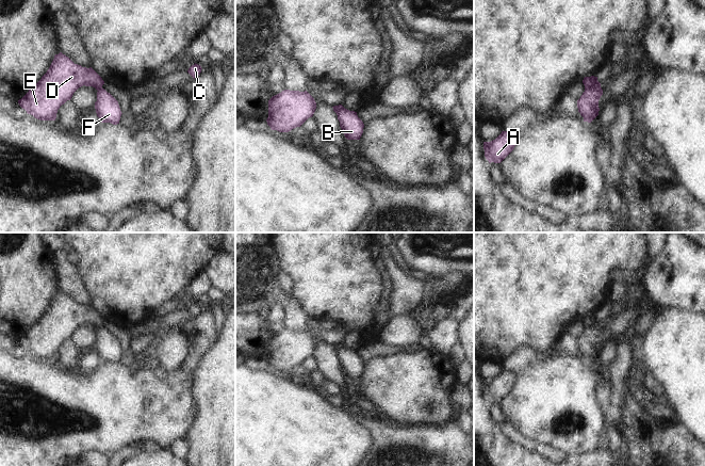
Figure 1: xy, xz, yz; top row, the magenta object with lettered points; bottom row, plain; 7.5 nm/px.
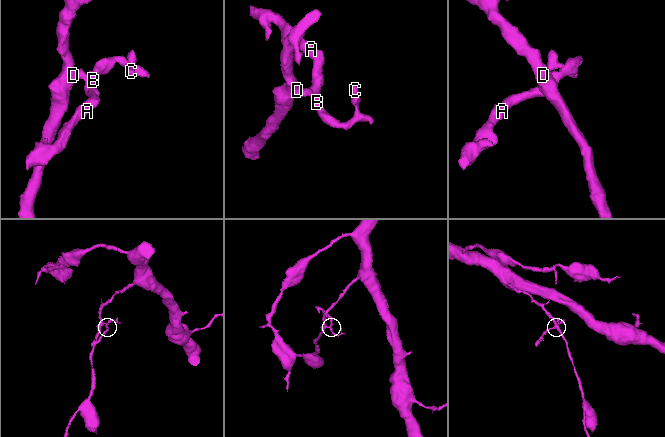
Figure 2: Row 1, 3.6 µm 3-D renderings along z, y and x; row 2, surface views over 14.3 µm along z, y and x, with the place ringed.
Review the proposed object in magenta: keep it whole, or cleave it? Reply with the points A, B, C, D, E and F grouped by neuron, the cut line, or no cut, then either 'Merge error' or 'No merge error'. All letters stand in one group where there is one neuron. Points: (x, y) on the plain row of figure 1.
Groups: A B C F / D E. Split along yz (596, 318), (589, 326), (585, 327). Merge error

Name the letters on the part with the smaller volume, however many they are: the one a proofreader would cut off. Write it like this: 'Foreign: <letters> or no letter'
Foreign: A, B, C, F

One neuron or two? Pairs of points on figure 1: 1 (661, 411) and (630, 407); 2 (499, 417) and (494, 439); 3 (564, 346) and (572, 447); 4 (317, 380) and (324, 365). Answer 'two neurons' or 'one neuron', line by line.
1: two neurons
2: two neurons
3: two neurons
4: two neurons

